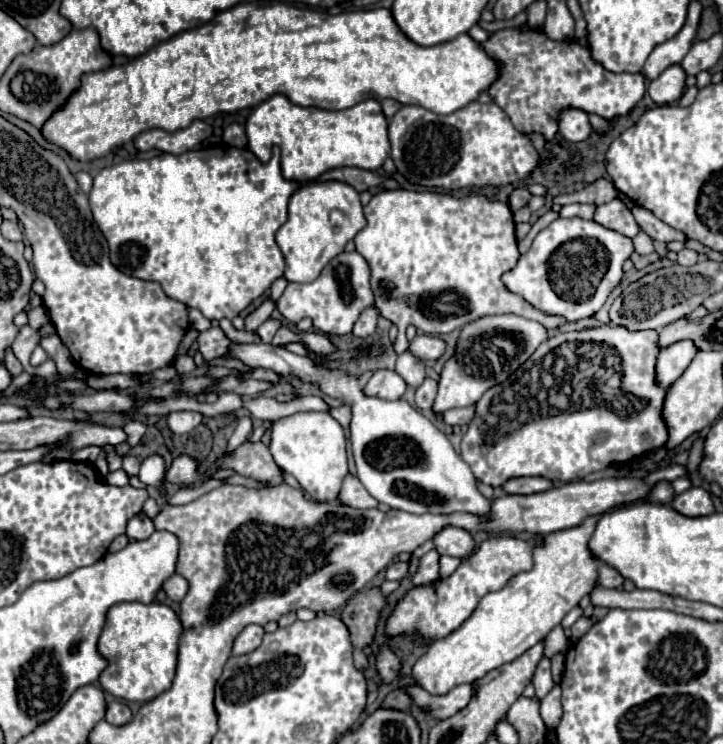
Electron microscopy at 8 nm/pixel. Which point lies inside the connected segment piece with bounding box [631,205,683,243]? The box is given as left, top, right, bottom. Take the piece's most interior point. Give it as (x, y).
(655, 228)

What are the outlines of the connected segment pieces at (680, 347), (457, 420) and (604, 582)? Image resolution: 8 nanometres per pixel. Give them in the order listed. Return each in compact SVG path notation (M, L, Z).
M689 339L673 343L671 347L663 347L657 359L657 383L661 387L673 385L683 375L683 371L689 367L697 351L699 349Z
M465 407L465 409L449 409L443 413L443 421L447 425L467 425L475 415L475 407Z
M601 563L599 565L599 579L597 579L597 583L601 587L607 587L607 589L617 589L617 587L623 585L623 577L619 575L619 571L609 567L607 563Z

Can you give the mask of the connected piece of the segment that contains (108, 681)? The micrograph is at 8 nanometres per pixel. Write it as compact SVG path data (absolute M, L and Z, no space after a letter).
M117 603L109 609L105 629L99 639L99 653L109 659L109 667L101 673L99 683L101 687L111 693L113 697L125 699L125 701L151 701L163 691L171 687L171 681L175 677L175 665L177 665L177 647L179 647L179 637L183 633L183 625L179 623L177 613L163 603Z

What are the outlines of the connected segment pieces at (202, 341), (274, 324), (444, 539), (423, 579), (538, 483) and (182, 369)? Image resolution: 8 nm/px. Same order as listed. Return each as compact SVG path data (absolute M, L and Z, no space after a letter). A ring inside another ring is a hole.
M211 327L207 331L201 331L197 341L199 341L199 351L203 353L205 361L211 361L211 359L217 359L219 355L225 355L227 347L231 343L219 327Z
M267 319L259 329L257 329L257 335L263 339L263 343L271 343L273 335L277 333L277 329L281 327L281 321L279 319Z
M445 527L441 533L433 537L435 547L441 555L451 555L459 559L467 559L475 551L475 539L469 531L459 527Z
M433 549L419 559L419 567L411 575L411 581L415 587L419 587L419 585L431 585L437 579L439 579L439 553Z
M515 477L515 479L507 479L501 487L505 493L529 495L529 493L541 493L551 489L551 481L545 477Z
M188 354L181 355L174 363L174 367L179 374L188 374L197 368L193 357Z

